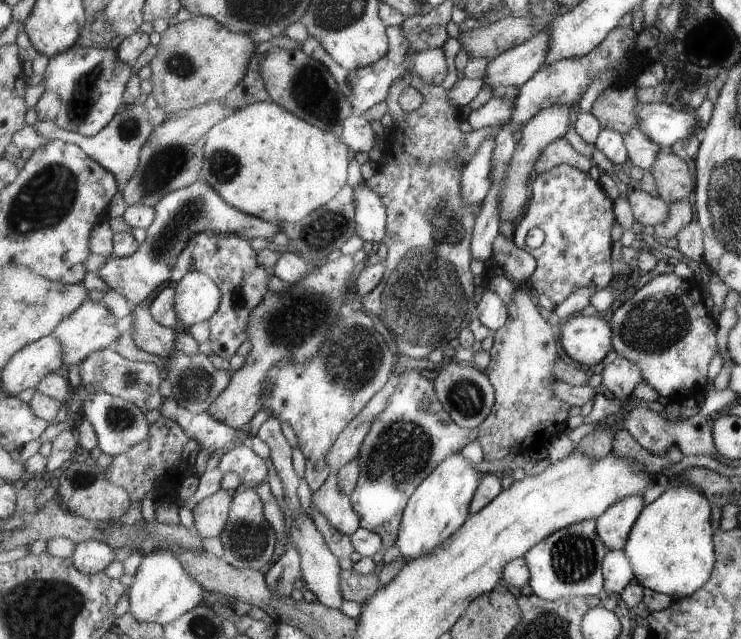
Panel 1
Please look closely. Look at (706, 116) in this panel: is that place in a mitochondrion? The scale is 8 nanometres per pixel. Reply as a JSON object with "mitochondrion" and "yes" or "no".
{"mitochondrion":"no"}

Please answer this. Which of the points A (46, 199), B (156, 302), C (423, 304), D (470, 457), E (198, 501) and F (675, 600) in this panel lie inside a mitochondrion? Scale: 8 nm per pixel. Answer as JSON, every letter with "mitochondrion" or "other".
{"A":"mitochondrion","B":"other","C":"mitochondrion","D":"other","E":"other","F":"other"}

